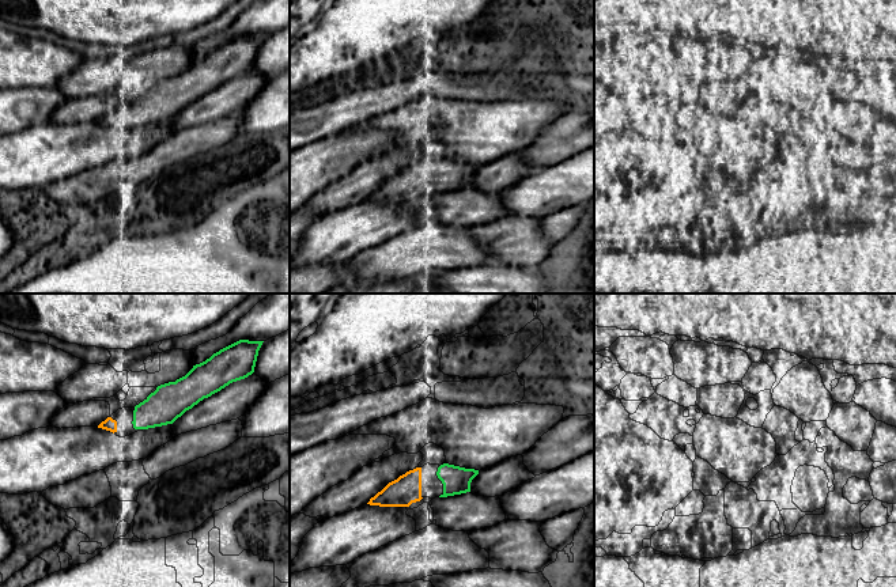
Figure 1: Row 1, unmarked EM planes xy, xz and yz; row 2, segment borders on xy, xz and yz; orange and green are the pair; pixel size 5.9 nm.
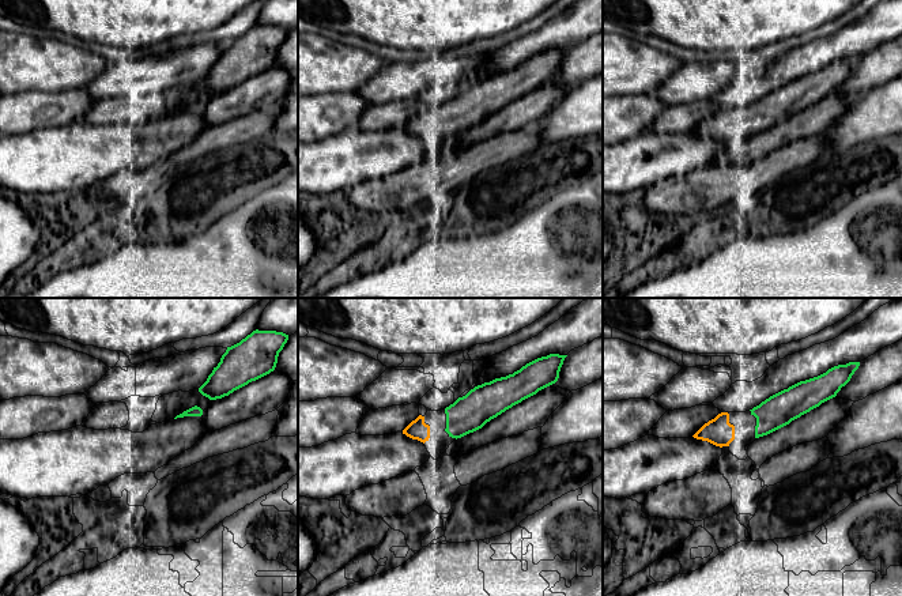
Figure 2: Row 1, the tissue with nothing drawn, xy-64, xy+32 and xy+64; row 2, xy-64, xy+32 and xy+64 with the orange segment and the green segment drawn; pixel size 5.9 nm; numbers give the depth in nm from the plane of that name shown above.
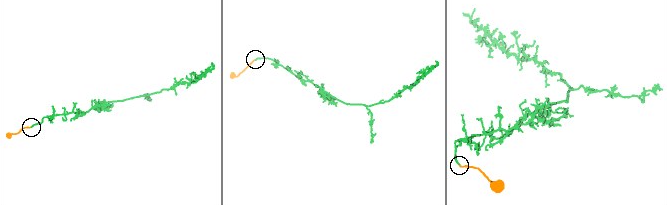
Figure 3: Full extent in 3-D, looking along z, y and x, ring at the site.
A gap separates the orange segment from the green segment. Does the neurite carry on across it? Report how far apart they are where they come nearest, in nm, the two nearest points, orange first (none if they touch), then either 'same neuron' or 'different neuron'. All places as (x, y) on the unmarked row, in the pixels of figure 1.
100 nm | xy (116, 117), (132, 117) | same neuron

